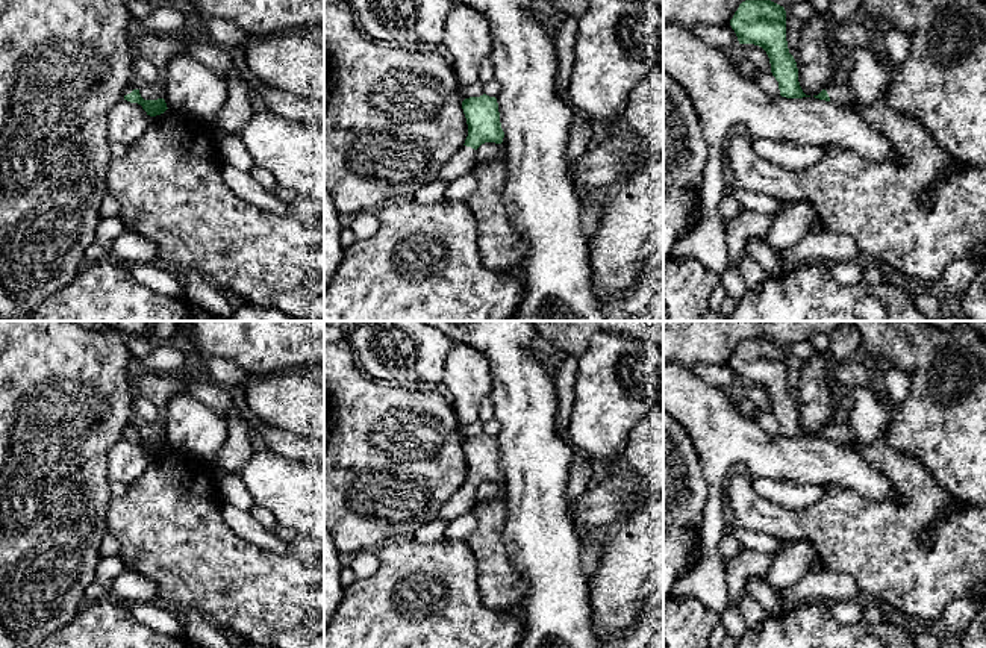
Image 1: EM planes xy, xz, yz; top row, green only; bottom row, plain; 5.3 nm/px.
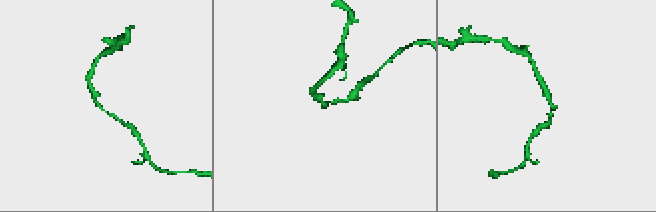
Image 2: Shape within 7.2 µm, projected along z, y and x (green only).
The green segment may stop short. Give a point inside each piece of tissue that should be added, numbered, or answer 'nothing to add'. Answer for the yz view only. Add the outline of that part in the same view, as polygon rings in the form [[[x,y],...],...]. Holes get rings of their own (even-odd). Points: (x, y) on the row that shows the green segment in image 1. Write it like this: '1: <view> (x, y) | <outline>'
1: yz (839, 93) | [[[847,82],[828,85],[825,91],[830,97],[830,101],[836,104],[845,104],[854,107],[857,103],[854,91]]]

